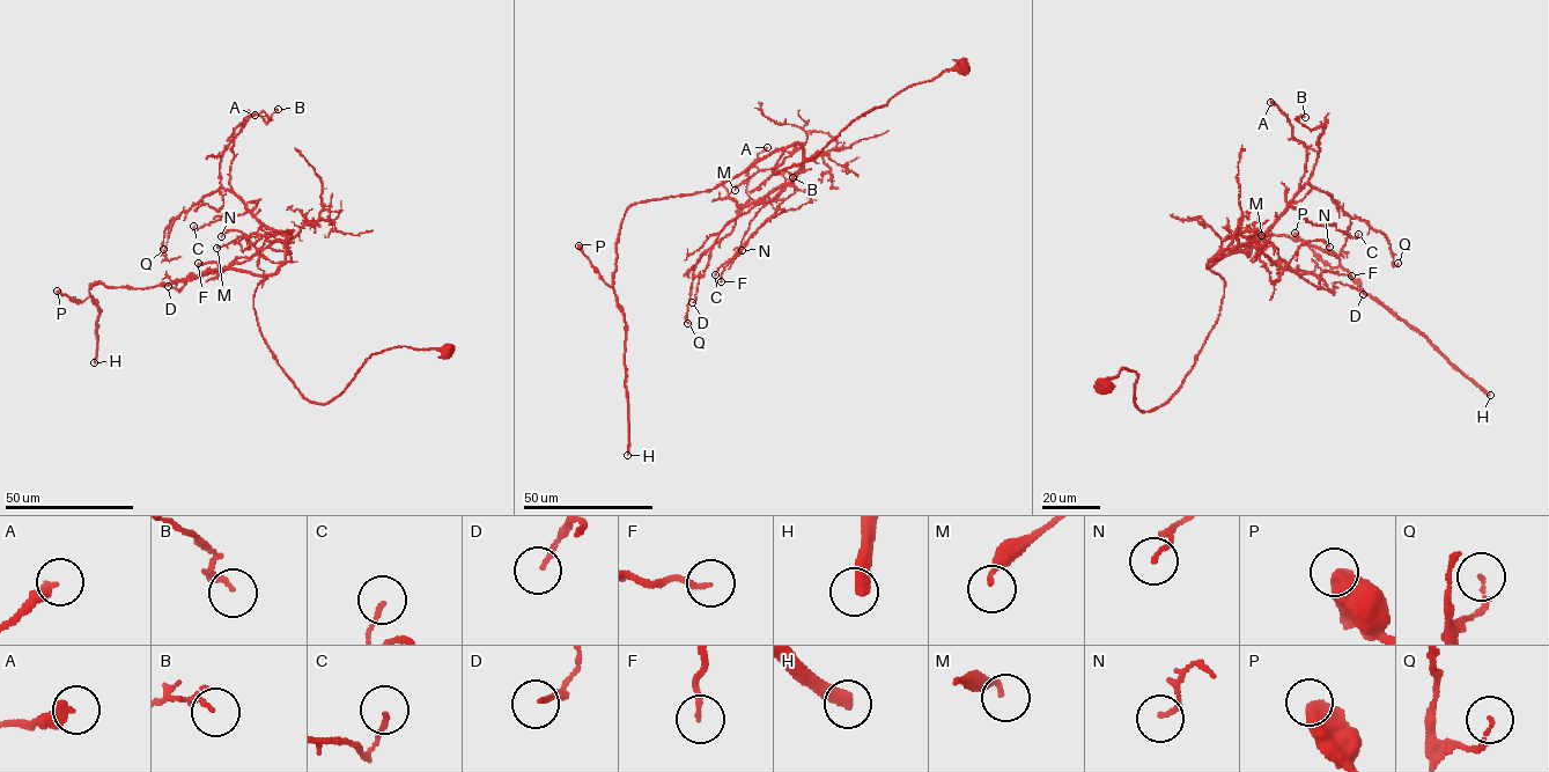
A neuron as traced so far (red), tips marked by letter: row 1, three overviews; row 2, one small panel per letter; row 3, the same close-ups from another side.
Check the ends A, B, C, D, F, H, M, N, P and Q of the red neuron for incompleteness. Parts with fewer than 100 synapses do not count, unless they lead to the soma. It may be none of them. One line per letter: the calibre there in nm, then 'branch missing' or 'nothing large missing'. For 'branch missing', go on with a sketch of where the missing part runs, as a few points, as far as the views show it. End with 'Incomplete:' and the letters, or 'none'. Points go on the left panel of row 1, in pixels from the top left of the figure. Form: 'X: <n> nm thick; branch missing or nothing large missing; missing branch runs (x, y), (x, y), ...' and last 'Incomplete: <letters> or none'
A: 340 nm thick; nothing large missing
B: 130 nm thick; nothing large missing
C: 110 nm thick; nothing large missing
D: 120 nm thick; nothing large missing
F: 160 nm thick; nothing large missing
H: 440 nm thick; branch missing
M: 180 nm thick; nothing large missing
N: 110 nm thick; nothing large missing
P: 600 nm thick; nothing large missing
Q: 100 nm thick; nothing large missing
Incomplete: H

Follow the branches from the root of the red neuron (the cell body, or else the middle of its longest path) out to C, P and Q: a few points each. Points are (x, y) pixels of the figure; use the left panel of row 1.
C: (448, 351), (384, 350), (332, 399), (307, 399), (253, 302), (285, 236), (252, 201), (193, 226)
P: (448, 351), (375, 353), (319, 404), (259, 329), (266, 276), (98, 281), (82, 302), (57, 291)
Q: (448, 351), (384, 350), (339, 395), (308, 401), (253, 302), (285, 236), (221, 188), (171, 219), (163, 249)

